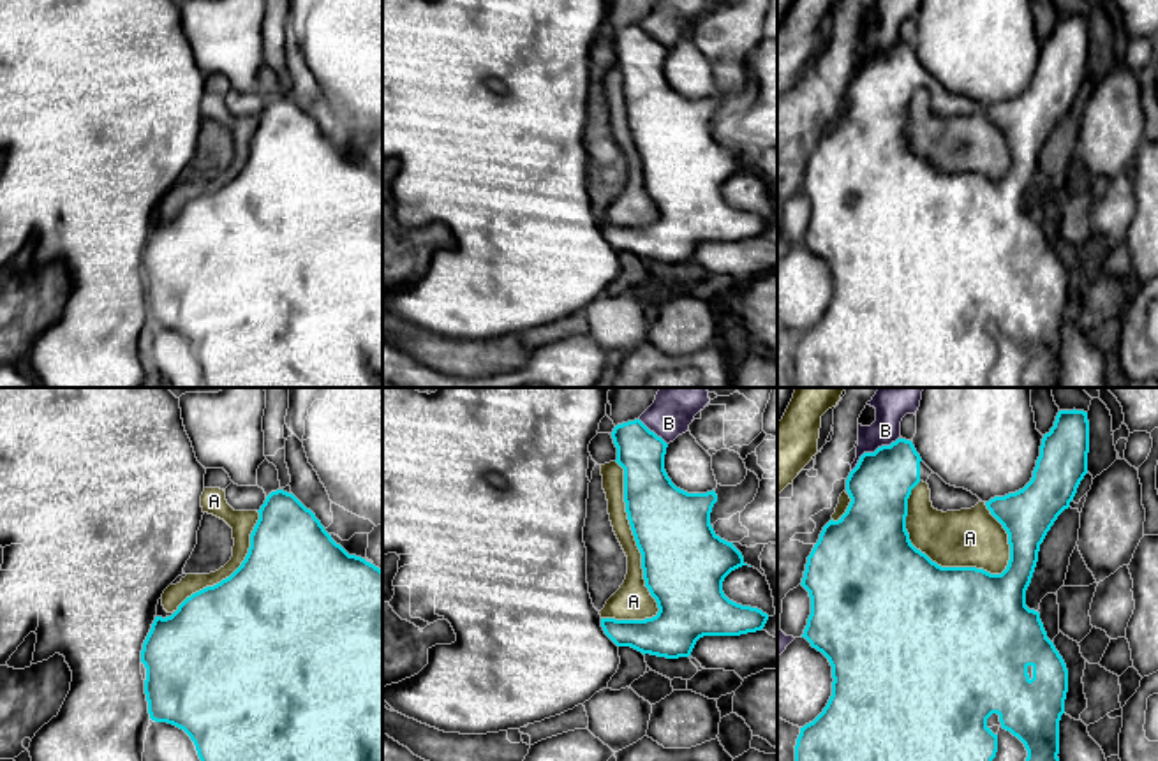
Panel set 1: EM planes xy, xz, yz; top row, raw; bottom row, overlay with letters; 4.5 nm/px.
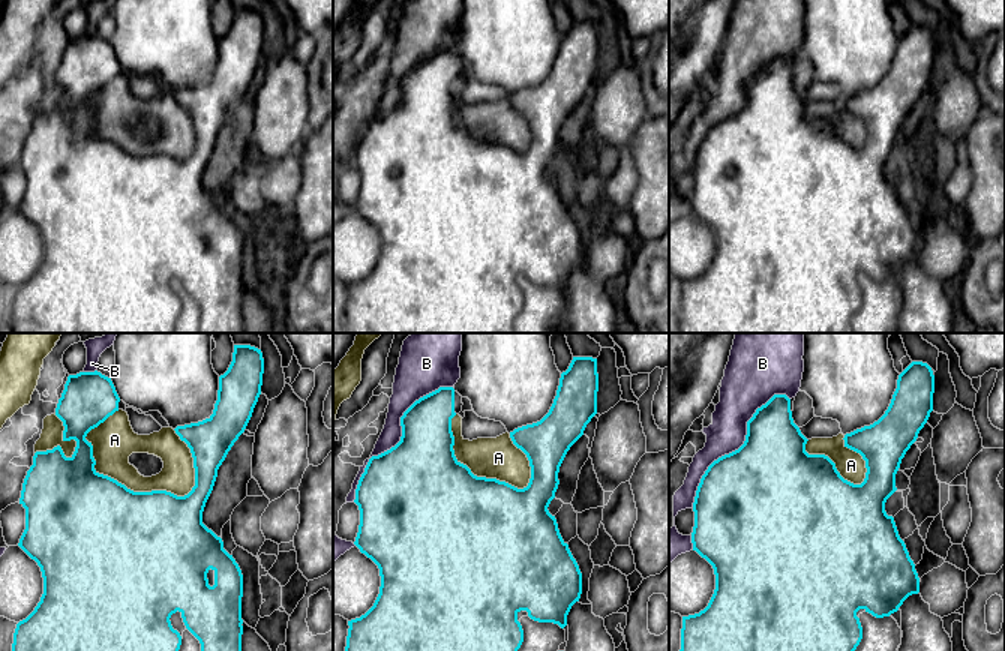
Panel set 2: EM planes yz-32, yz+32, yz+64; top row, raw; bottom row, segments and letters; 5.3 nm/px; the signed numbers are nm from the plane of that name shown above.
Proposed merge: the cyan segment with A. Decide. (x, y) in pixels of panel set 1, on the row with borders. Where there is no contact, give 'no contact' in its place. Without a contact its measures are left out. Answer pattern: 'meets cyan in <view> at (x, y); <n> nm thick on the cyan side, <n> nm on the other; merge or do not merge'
meets cyan in yz at (924, 554); 500 nm thick on the cyan side, 280 nm on the other; do not merge

